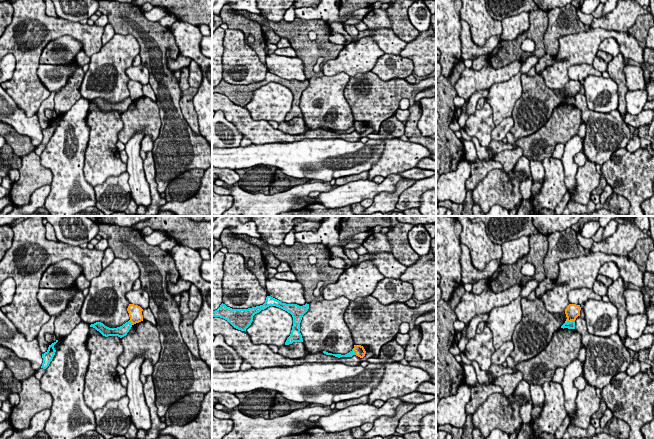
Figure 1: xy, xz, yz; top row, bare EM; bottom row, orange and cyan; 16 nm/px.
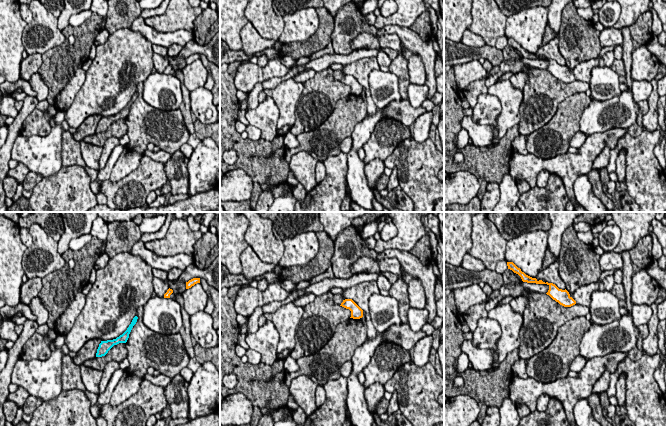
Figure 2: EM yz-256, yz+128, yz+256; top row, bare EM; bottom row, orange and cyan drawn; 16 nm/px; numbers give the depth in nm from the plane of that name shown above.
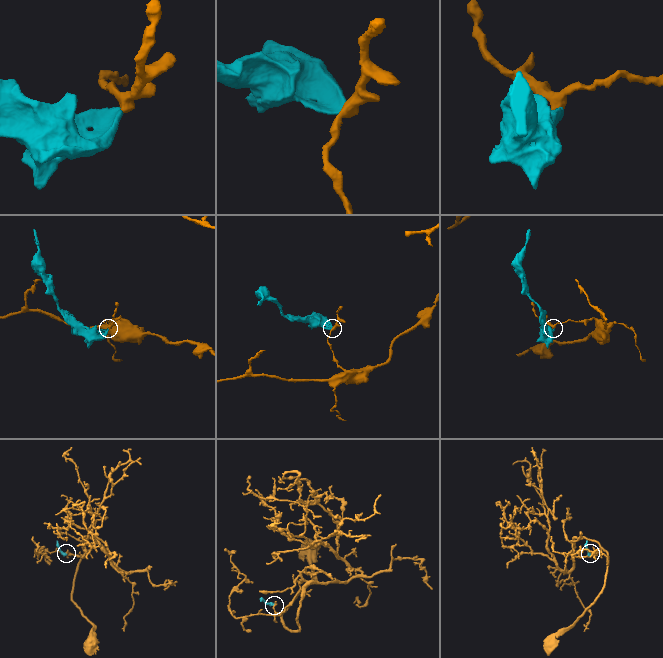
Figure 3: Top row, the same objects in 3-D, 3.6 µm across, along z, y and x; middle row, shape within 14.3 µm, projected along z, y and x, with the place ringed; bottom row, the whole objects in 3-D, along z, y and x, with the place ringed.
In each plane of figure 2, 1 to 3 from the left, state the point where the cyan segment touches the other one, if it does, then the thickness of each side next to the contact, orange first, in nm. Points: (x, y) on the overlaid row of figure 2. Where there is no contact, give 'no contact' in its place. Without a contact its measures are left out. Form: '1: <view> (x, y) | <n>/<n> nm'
1: no contact
2: no contact
3: no contact

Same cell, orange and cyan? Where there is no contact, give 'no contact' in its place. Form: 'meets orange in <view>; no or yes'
meets orange in yz; no

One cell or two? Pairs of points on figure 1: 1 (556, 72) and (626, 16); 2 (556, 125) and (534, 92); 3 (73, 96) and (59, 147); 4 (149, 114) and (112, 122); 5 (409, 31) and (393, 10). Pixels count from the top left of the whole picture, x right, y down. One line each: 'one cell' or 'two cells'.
1: two cells
2: two cells
3: two cells
4: two cells
5: one cell

